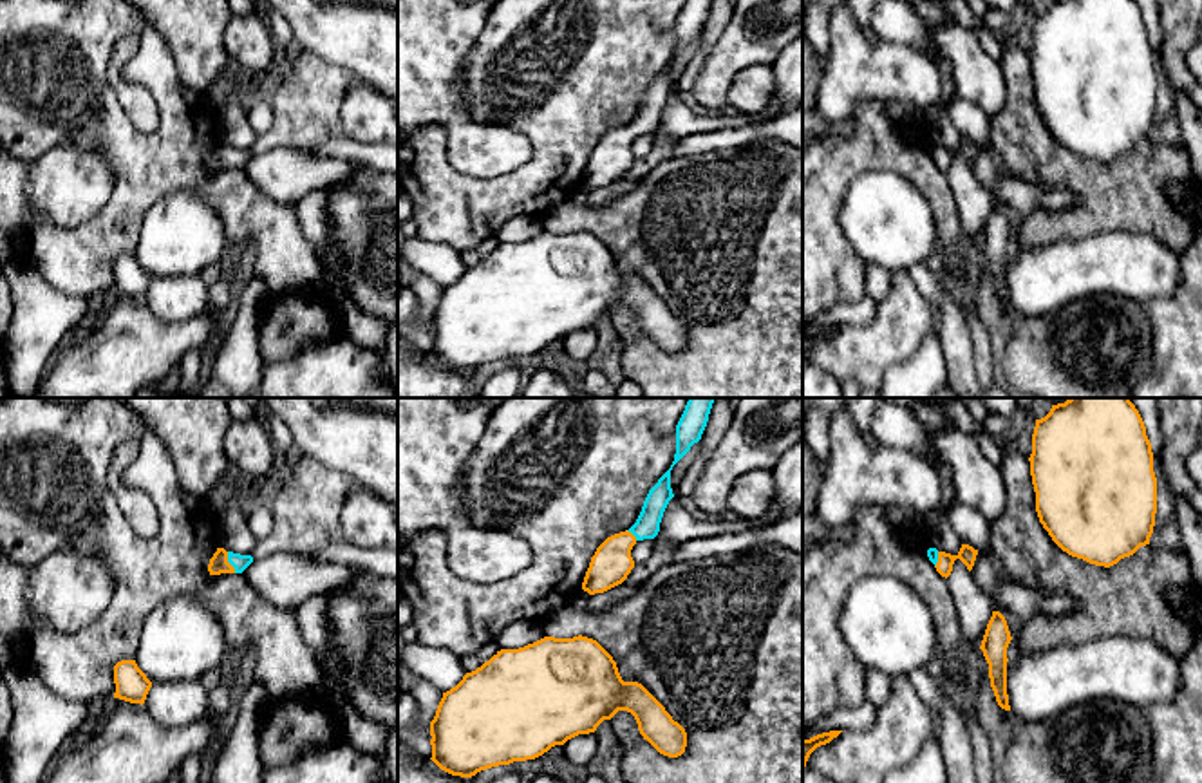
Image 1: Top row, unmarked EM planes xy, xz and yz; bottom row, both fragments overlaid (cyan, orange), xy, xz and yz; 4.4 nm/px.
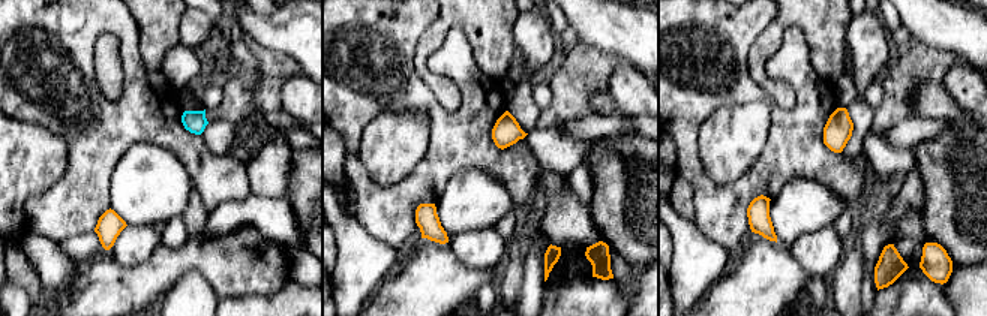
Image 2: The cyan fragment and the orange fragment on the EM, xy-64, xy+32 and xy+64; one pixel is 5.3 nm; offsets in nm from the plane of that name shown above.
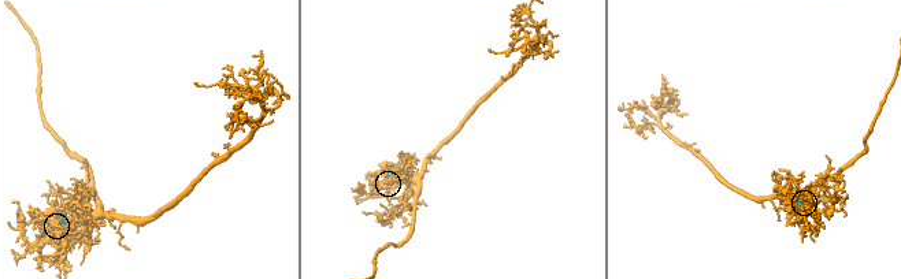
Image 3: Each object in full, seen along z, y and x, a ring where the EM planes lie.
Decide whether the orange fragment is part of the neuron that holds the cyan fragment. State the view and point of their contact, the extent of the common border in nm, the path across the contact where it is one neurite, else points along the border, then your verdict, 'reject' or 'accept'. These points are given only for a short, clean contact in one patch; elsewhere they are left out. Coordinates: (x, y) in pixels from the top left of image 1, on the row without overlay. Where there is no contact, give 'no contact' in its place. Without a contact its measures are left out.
xy (228, 156) | 100 nm | across xy (237, 156), (228, 156), (219, 158) | accept

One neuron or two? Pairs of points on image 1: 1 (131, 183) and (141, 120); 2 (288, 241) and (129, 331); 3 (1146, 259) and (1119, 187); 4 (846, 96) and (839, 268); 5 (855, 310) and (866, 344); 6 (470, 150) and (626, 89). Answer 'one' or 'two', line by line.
1: two
2: two
3: two
4: two
5: two
6: two

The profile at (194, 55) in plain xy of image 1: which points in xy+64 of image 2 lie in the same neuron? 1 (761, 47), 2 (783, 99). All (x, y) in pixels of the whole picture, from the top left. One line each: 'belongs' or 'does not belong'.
1: belongs
2: belongs

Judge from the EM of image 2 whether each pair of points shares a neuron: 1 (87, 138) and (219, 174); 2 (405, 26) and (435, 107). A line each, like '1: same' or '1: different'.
1: same
2: same

